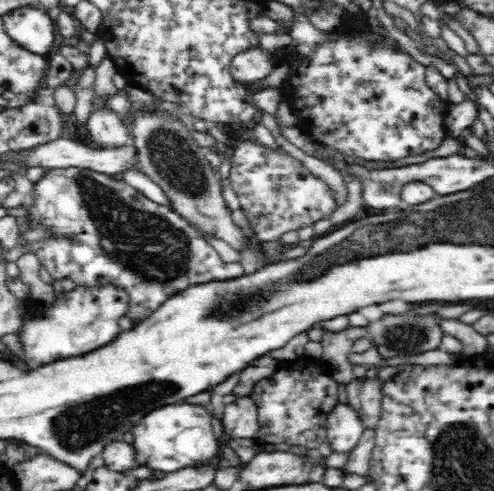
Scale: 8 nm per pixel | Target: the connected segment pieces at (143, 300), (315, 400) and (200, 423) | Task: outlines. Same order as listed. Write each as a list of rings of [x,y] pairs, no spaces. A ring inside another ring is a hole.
[[[68,166],[68,168],[48,168],[44,170],[44,176],[36,182],[32,182],[34,191],[31,192],[31,208],[29,214],[35,220],[41,220],[47,226],[53,228],[55,237],[50,237],[45,241],[38,241],[31,246],[31,250],[27,252],[34,253],[41,264],[48,270],[51,276],[56,280],[71,279],[77,285],[92,285],[92,284],[113,284],[118,288],[123,288],[130,295],[130,312],[126,314],[128,318],[134,318],[136,322],[142,318],[148,318],[164,300],[168,300],[170,296],[174,296],[176,292],[182,292],[182,289],[188,288],[193,284],[202,284],[202,282],[210,280],[228,280],[228,278],[238,278],[244,275],[244,268],[240,262],[224,262],[220,254],[206,241],[205,237],[200,233],[199,229],[194,227],[189,220],[186,220],[181,214],[178,214],[170,206],[158,204],[149,198],[146,198],[137,188],[130,186],[126,181],[116,180],[112,174],[105,172],[96,172],[89,168],[80,168],[79,166]]]
[[[297,367],[293,370],[277,370],[268,378],[256,382],[254,386],[254,400],[258,407],[258,430],[255,432],[254,439],[260,440],[262,444],[284,443],[286,446],[298,446],[305,449],[320,450],[326,446],[326,414],[328,410],[338,402],[338,388],[329,374],[323,372],[321,368],[313,371],[302,370]]]
[[[164,404],[162,408],[154,408],[138,420],[131,428],[134,436],[134,448],[137,466],[146,466],[163,473],[176,472],[188,466],[202,466],[204,462],[216,460],[216,466],[222,462],[220,444],[212,430],[212,412],[206,406],[186,404]]]

